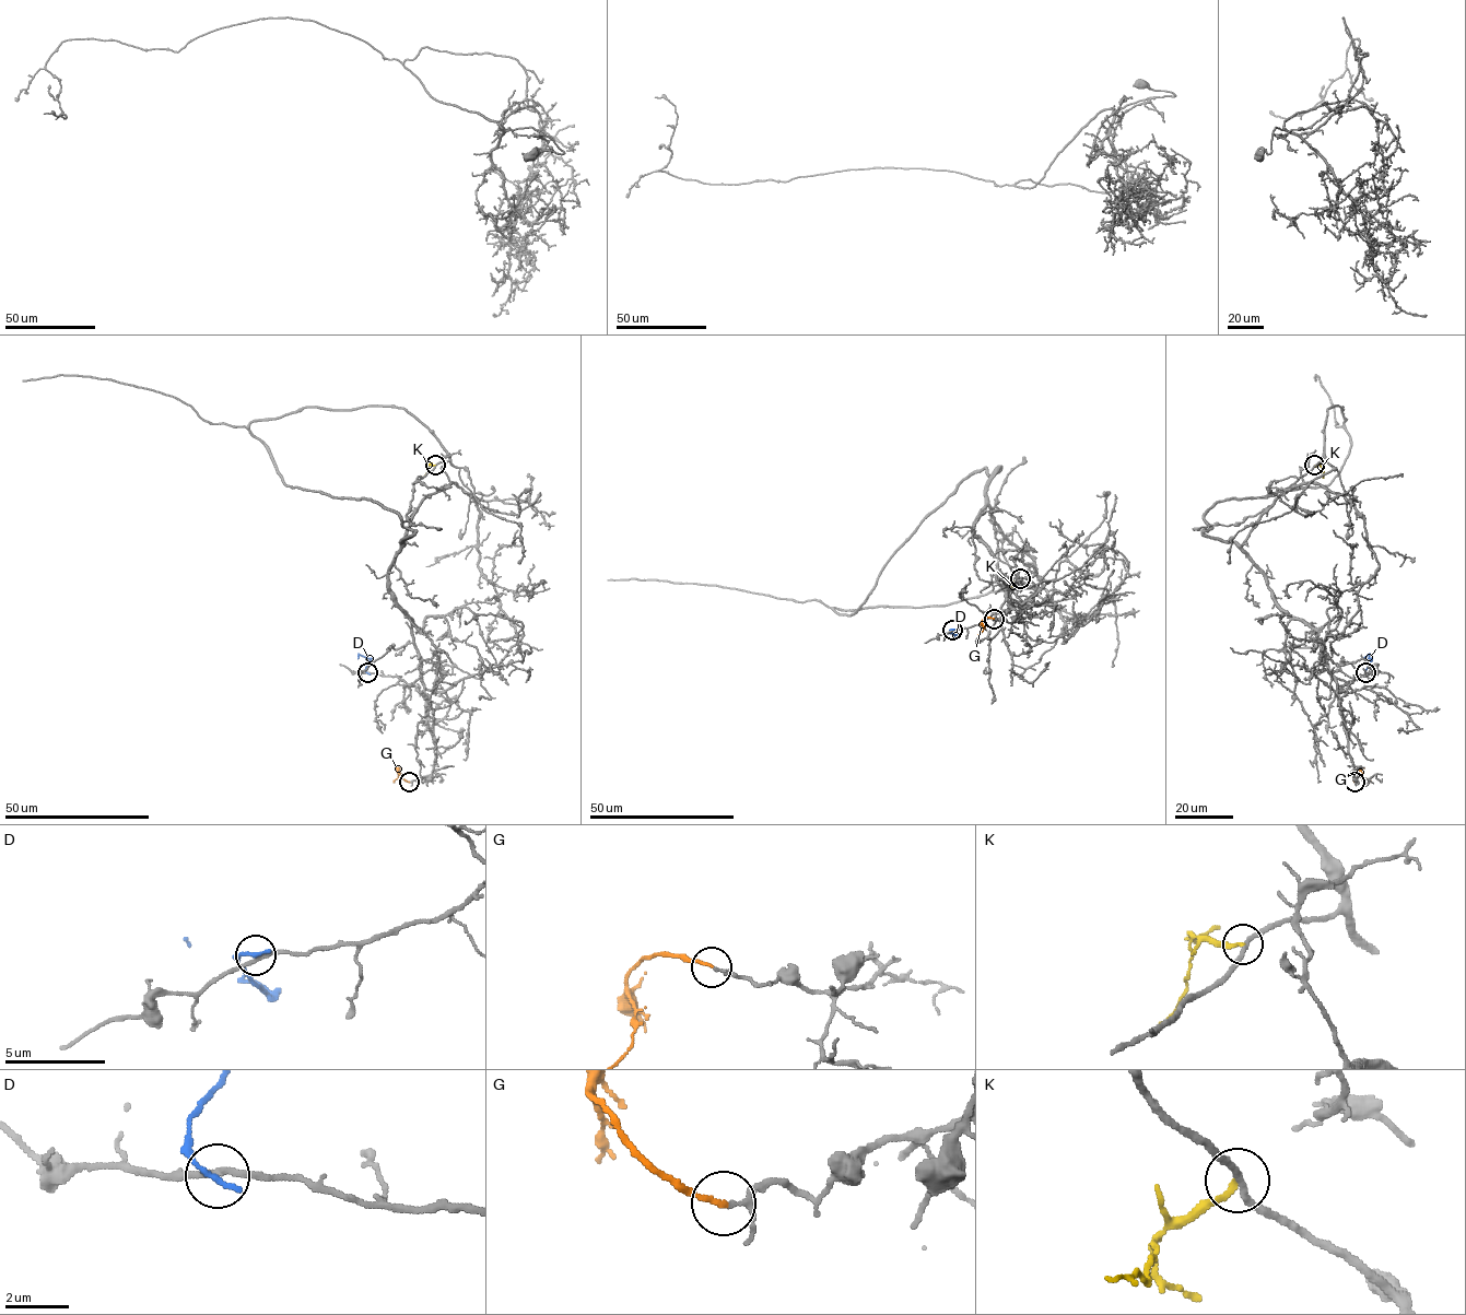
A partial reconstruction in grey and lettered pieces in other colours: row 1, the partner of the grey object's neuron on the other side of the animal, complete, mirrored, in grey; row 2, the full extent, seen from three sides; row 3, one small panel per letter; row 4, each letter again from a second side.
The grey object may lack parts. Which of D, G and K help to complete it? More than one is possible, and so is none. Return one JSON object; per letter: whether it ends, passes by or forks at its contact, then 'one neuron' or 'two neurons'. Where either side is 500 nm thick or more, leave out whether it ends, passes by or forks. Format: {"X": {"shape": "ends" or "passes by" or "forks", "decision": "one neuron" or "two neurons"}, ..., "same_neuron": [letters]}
{"D": {"shape": "ends", "decision": "two neurons"}, "G": {"shape": "ends", "decision": "one neuron"}, "K": {"shape": "ends", "decision": "two neurons"}, "same_neuron": ["G"]}

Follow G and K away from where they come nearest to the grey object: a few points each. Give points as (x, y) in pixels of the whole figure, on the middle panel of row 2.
G: (994, 619), (986, 617), (982, 621), (983, 627), (978, 635)
K: (1020, 578), (1011, 588), (1007, 587)

